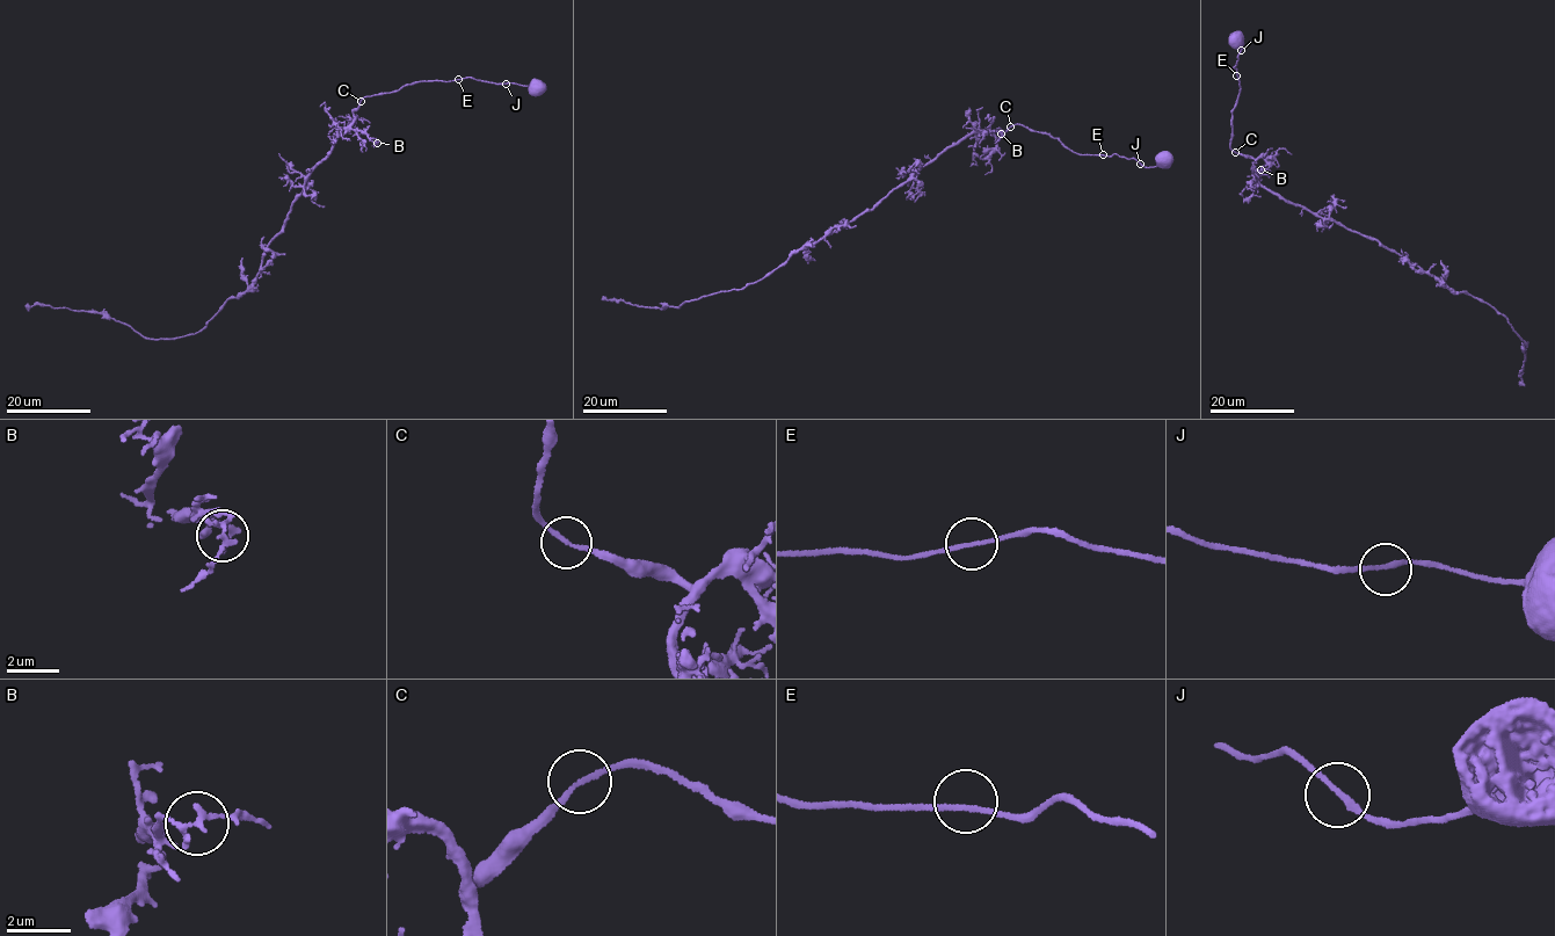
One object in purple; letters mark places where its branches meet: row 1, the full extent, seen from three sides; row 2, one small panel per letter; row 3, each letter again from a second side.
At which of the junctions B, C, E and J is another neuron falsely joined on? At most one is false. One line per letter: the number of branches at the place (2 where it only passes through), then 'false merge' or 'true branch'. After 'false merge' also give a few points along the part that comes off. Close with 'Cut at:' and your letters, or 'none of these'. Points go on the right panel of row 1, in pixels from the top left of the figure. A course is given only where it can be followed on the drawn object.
B: 2 | true branch
C: 2 | true branch
E: 2 | true branch
J: 2 | true branch
Cut at: none of these

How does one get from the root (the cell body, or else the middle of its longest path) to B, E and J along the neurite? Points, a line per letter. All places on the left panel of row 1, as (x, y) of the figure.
B: (538, 88), (535, 92), (515, 82), (471, 77), (416, 81), (362, 98), (350, 127), (377, 143)
E: (538, 88), (535, 92), (515, 82), (494, 84), (471, 77), (458, 79)
J: (538, 88), (535, 92), (527, 86), (506, 84)

